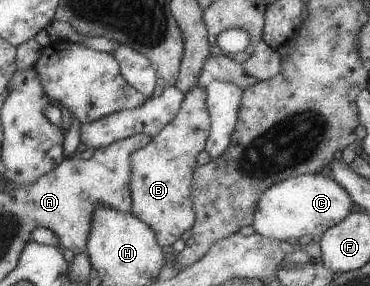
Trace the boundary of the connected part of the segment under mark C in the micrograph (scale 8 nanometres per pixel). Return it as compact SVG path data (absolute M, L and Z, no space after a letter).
M318 172L287 178L267 189L254 207L252 229L261 237L286 241L306 235L321 237L330 227L346 218L353 201L349 193L331 177Z

